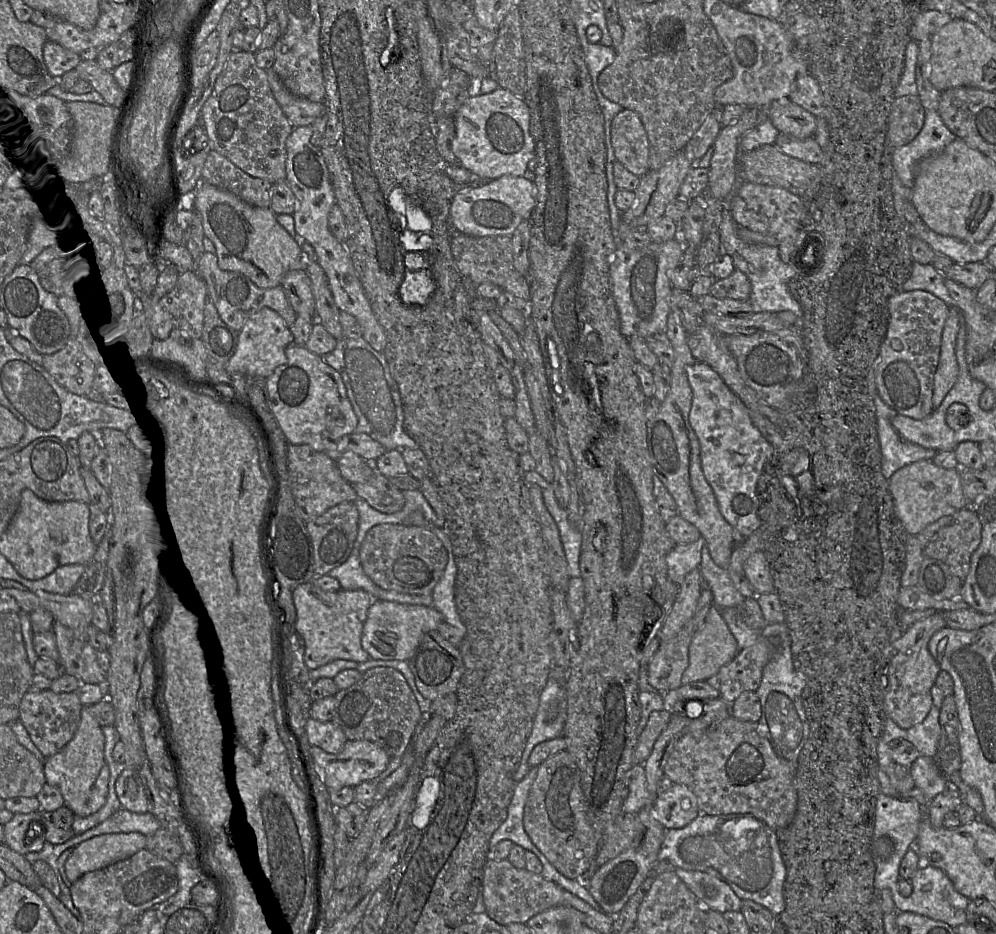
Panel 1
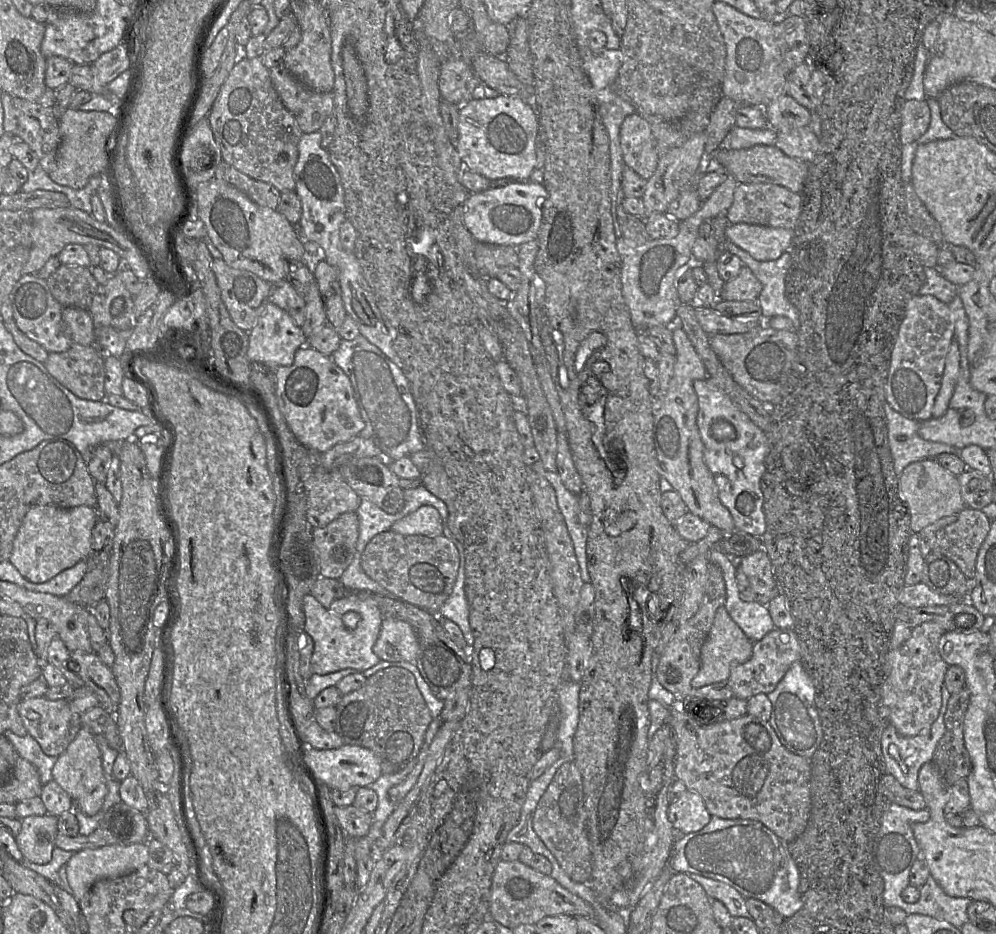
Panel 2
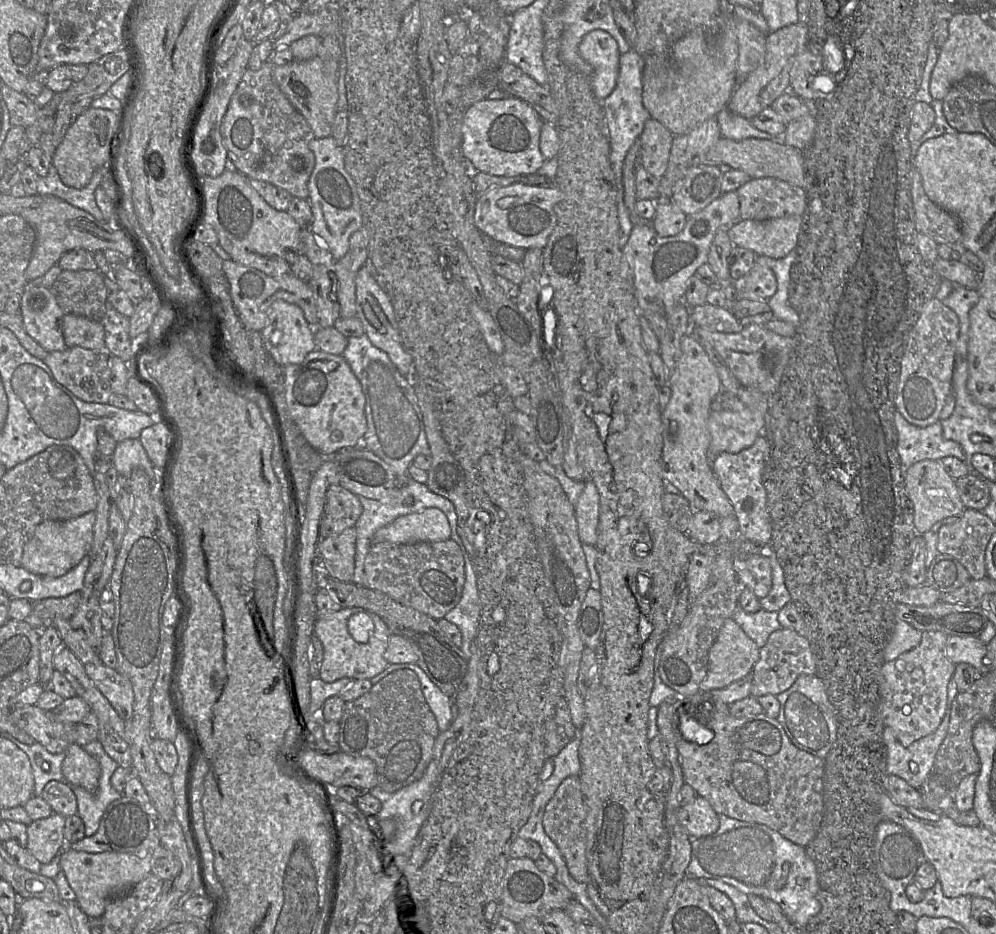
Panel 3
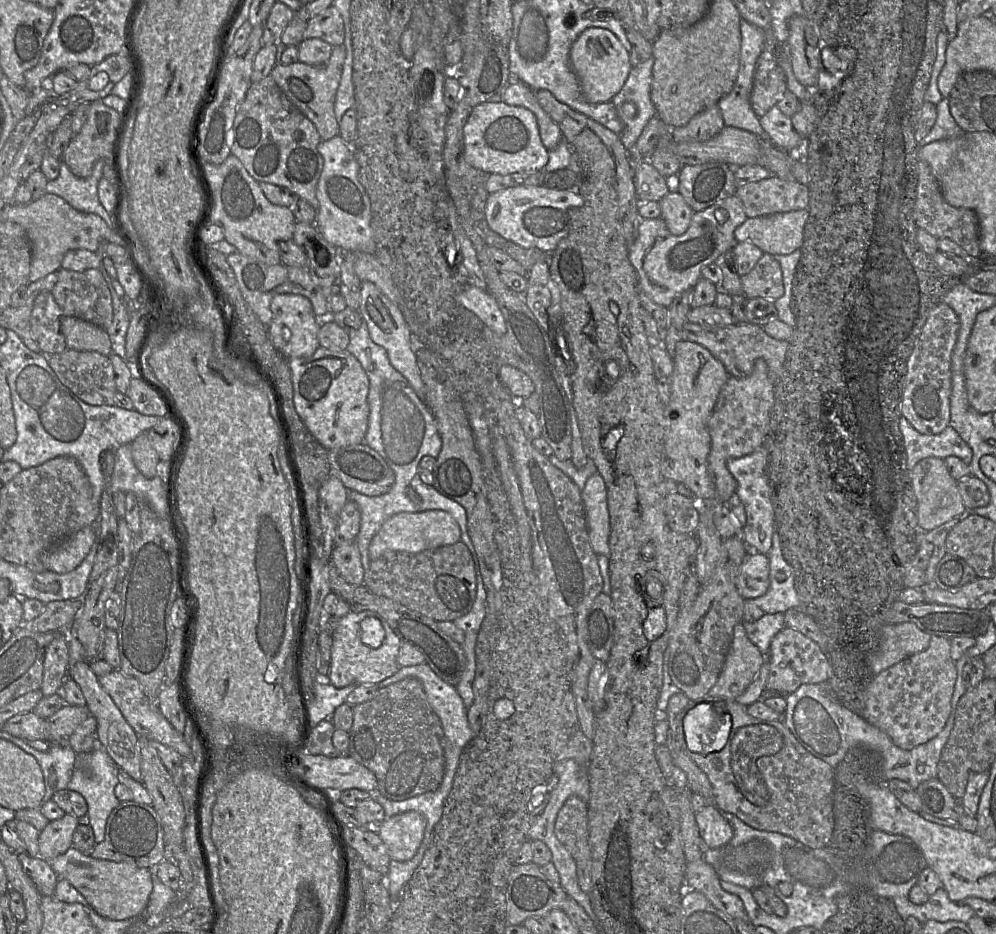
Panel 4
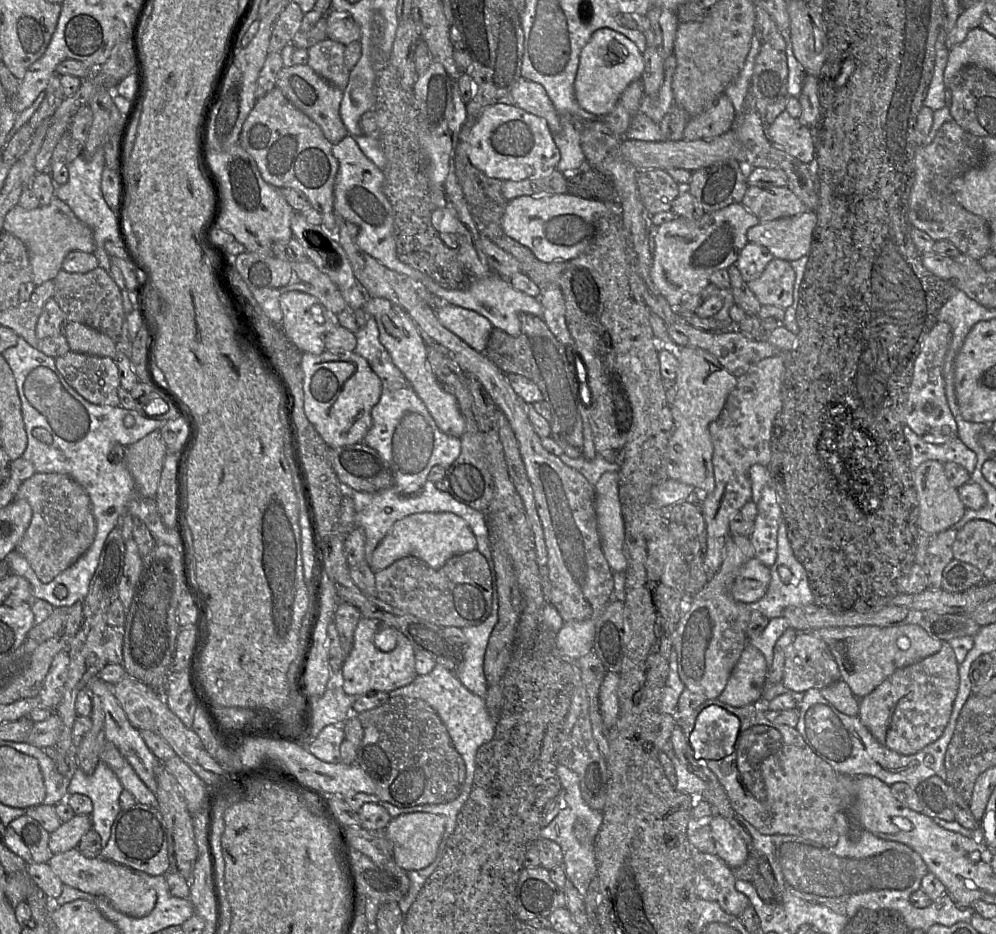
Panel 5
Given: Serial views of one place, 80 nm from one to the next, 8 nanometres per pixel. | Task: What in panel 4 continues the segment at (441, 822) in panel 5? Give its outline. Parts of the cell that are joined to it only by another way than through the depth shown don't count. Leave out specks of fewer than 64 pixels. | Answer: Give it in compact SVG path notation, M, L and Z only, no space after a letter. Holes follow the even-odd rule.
M405 812L375 826L392 860L404 862L417 853L426 829L426 818L418 812Z

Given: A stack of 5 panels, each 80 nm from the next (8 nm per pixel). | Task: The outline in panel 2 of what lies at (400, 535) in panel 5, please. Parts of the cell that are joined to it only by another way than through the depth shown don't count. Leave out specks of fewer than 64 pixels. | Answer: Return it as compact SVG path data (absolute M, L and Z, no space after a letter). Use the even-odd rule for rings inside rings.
M422 506L395 522L390 530L402 535L435 537L443 534L444 524L437 509L432 506Z

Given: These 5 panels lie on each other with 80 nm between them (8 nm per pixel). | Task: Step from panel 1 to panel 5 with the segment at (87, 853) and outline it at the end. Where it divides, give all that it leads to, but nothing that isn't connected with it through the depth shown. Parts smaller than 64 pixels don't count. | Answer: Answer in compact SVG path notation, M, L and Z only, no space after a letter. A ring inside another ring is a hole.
M77 848L53 855L48 864L64 885L95 896L103 896L116 911L124 915L140 918L148 915L155 907L155 890L136 873L136 870L127 866L102 857L87 858Z

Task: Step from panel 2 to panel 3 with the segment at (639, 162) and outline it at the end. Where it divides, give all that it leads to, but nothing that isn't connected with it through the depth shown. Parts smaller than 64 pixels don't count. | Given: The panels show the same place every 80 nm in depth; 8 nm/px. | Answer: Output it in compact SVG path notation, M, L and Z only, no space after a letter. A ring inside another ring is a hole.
M649 119L638 138L641 166L652 176L660 178L668 167L674 136L660 122Z

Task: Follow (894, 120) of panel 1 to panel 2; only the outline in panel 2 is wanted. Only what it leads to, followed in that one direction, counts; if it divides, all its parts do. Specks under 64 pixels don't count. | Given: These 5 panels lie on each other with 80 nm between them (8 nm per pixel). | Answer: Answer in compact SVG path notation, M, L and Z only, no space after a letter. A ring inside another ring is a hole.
M906 100L901 111L900 141L910 144L928 129L931 111L927 101Z

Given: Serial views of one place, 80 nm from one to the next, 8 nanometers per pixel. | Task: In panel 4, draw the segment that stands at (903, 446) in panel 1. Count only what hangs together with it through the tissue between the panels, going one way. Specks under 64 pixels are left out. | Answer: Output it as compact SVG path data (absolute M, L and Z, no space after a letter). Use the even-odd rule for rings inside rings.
M902 416L899 428L904 438L909 471L919 461L928 457L944 460L947 457L956 456L968 465L972 461L972 449L950 426L939 434L921 434Z

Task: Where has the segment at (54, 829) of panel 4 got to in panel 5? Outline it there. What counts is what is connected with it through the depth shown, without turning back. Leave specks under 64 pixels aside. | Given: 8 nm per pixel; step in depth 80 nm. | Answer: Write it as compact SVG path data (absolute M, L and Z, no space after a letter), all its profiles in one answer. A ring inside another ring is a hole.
M75 815L59 828L50 833L49 848L51 852L59 854L76 848L82 836L93 828L90 815Z

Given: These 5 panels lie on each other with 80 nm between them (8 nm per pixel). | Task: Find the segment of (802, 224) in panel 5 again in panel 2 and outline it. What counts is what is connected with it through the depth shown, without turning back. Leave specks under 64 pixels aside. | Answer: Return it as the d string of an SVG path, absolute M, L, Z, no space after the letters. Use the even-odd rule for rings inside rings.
M729 224L726 239L736 244L760 261L778 259L791 246L794 231L755 224Z

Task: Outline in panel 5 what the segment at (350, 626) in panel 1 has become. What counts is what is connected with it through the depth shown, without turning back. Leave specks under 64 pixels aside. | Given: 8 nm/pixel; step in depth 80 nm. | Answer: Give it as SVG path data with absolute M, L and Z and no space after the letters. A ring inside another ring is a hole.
M362 617L354 632L353 648L345 658L340 671L342 689L351 696L361 696L370 691L390 693L406 686L417 677L415 649L398 630L378 619Z

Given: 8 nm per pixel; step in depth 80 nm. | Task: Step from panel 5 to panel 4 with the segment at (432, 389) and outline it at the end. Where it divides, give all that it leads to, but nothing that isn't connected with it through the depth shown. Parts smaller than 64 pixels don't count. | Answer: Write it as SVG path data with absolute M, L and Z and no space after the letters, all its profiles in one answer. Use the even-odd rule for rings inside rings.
M363 281L361 282L361 300L358 311L368 327L372 341L387 351L391 365L407 379L418 397L424 401L425 385L417 364L414 335L400 308L385 296L375 284Z

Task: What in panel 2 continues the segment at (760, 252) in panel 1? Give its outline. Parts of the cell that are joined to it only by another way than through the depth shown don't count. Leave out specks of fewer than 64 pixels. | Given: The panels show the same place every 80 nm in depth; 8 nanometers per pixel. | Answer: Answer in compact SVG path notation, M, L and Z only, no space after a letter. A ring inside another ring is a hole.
M727 239L724 242L724 250L738 256L743 265L751 269L761 282L763 287L757 301L764 320L773 316L786 316L791 319L794 328L798 329L798 309L785 293L785 278L791 268L791 254L786 251L776 260L760 261Z

